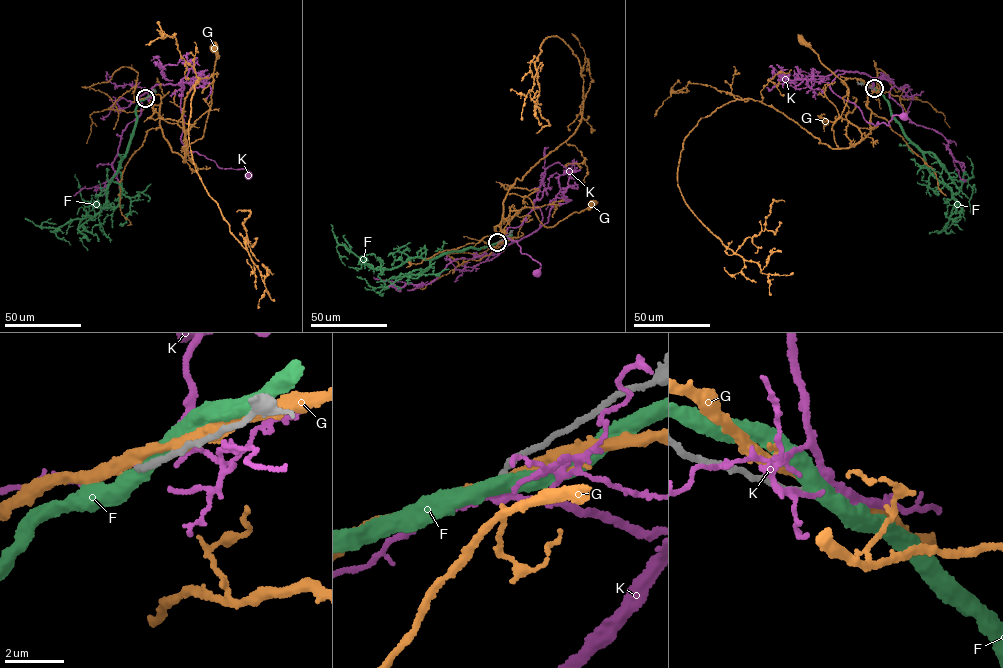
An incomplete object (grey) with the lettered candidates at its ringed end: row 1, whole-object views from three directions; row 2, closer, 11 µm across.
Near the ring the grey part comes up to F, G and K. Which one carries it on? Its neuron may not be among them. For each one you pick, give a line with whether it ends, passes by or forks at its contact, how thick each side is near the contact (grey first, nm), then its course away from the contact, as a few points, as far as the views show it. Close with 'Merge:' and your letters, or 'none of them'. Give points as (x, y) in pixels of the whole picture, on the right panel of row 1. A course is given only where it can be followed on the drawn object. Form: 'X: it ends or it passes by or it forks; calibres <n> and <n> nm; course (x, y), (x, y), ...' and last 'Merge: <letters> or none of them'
K: it passes by; calibres 190 and 240 nm; course (874, 88), (872, 78), (856, 71), (837, 75), (830, 85), (868, 122), (888, 125), (893, 115), (904, 116)
Merge: K

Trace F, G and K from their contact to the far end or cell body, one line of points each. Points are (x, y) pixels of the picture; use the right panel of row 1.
F: (874, 88), (886, 100), (904, 135), (922, 153), (928, 171), (950, 189), (956, 201), (946, 228), (929, 234)
G: (874, 88), (866, 83), (870, 133), (854, 145), (838, 148), (831, 129), (847, 101), (848, 87), (801, 39)
K: (874, 88), (872, 78), (856, 71), (837, 75), (830, 85), (868, 122), (888, 125), (893, 115), (904, 116)

